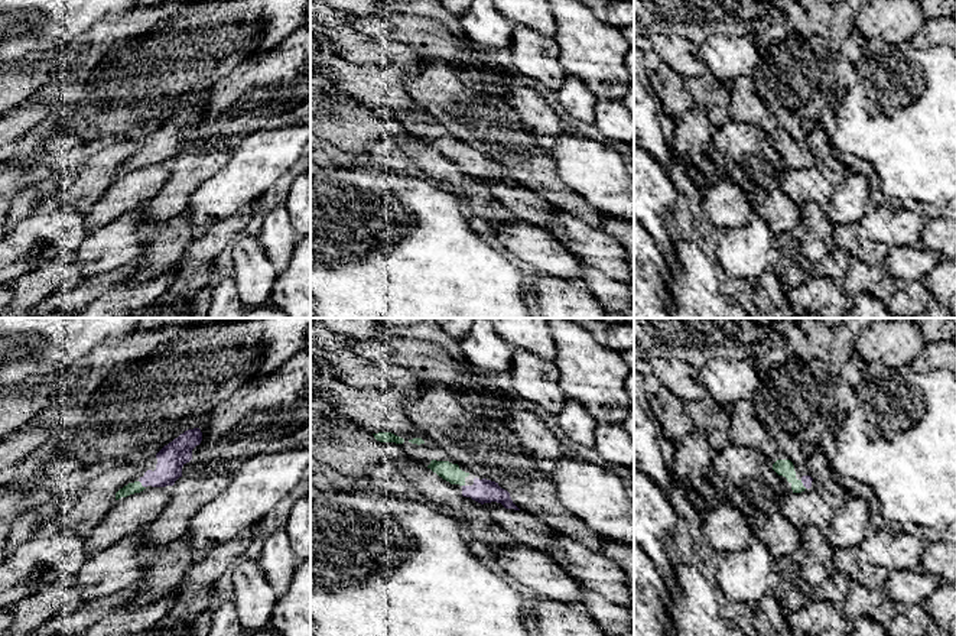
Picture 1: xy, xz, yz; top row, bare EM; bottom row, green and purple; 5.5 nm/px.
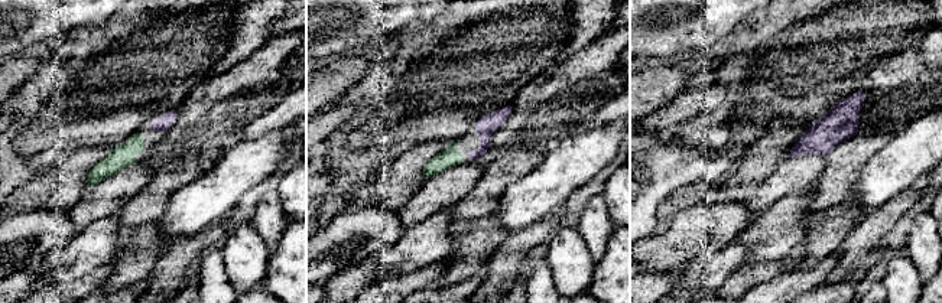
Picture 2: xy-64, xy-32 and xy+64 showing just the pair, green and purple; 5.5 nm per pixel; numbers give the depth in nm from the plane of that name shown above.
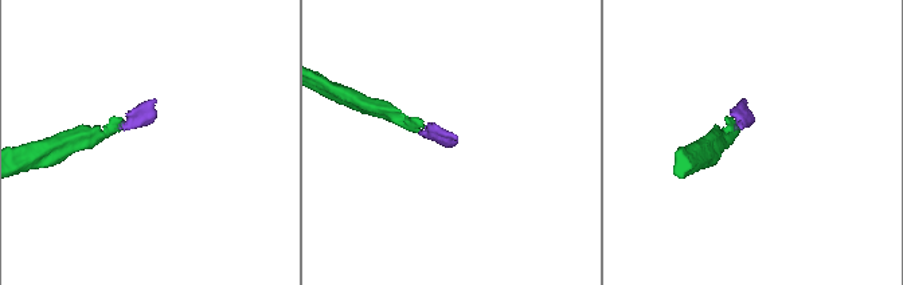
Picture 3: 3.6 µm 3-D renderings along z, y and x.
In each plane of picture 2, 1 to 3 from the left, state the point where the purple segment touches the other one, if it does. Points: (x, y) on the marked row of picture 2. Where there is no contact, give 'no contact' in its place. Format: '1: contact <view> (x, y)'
1: no contact
2: no contact
3: no contact

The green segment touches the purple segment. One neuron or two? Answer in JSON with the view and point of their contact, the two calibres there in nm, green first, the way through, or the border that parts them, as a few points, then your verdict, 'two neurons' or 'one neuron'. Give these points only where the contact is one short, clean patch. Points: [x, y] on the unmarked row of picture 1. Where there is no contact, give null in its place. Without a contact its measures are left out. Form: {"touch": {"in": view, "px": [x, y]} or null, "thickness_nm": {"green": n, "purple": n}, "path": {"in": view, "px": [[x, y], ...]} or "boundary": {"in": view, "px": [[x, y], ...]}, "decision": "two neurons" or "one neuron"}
{"touch": {"in": "xy", "px": [140, 161]}, "thickness_nm": {"green": 60, "purple": 160}, "path": {"in": "xy", "px": [[132, 164], [140, 161], [153, 153], [171, 135]]}, "decision": "one neuron"}

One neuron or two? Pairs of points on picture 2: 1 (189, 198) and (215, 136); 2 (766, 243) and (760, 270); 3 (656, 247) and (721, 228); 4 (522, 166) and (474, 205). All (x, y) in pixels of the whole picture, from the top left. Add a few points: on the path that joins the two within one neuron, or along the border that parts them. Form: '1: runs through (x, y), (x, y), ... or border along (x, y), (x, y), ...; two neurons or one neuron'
1: border along (237, 136), (224, 150); two neurons
2: border along (788, 256), (747, 261); two neurons
3: runs through (672, 246), (689, 233), (705, 228); one neuron
4: runs through (510, 175), (504, 175), (486, 194); one neuron

